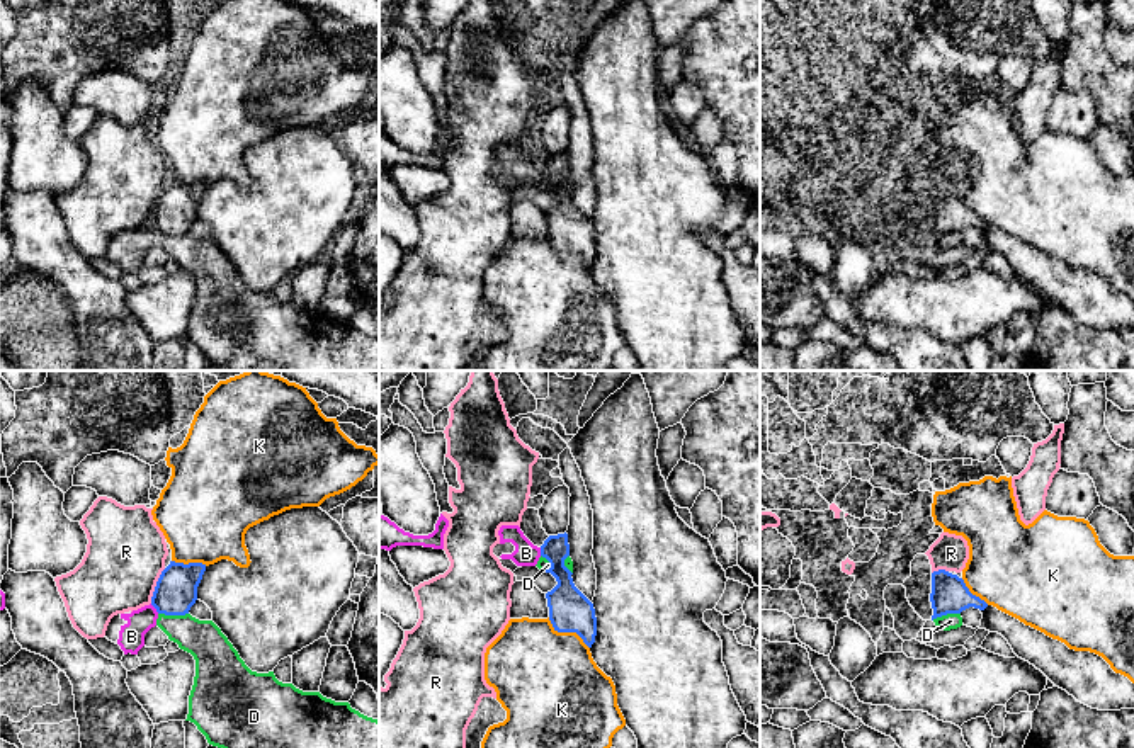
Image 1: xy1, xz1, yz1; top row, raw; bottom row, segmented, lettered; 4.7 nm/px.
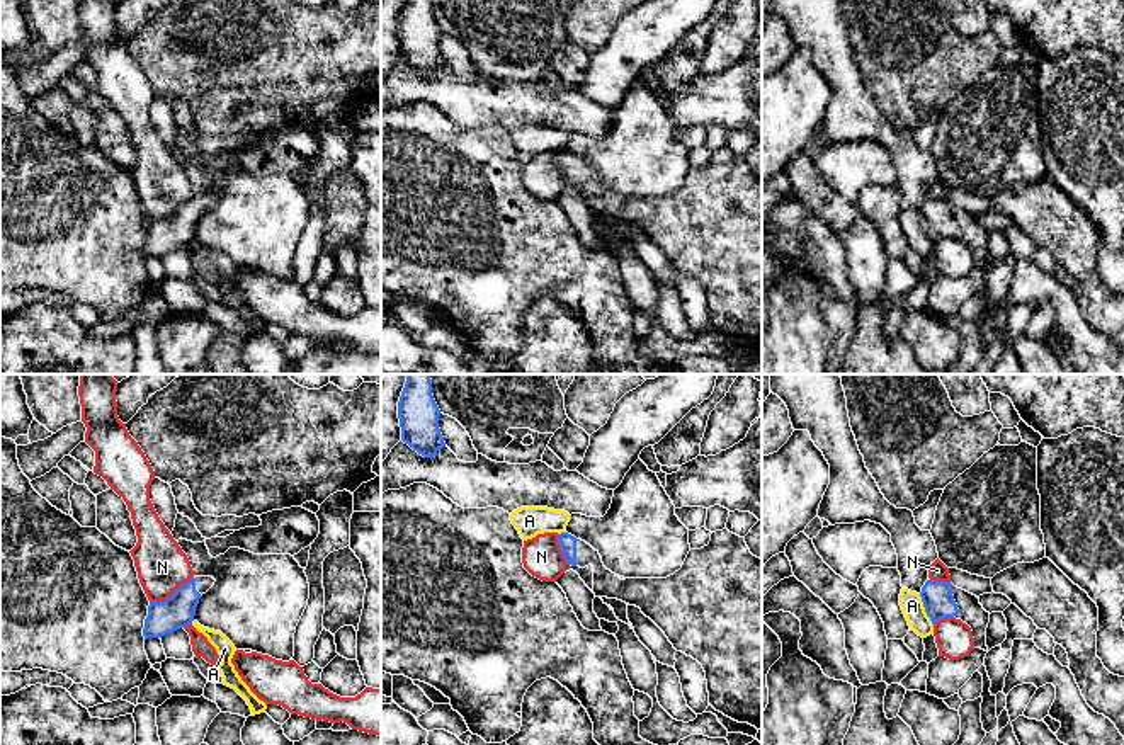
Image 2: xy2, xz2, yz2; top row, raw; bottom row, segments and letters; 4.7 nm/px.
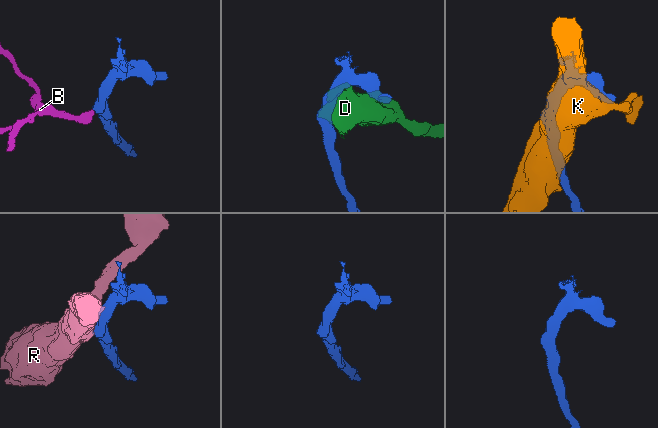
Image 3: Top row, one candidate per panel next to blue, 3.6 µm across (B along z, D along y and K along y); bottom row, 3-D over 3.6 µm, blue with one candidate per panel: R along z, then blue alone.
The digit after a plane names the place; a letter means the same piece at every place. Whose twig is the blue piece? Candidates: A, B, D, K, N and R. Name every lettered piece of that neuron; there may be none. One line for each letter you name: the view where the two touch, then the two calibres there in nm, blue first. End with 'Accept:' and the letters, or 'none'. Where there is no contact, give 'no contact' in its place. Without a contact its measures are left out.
Accept: none

